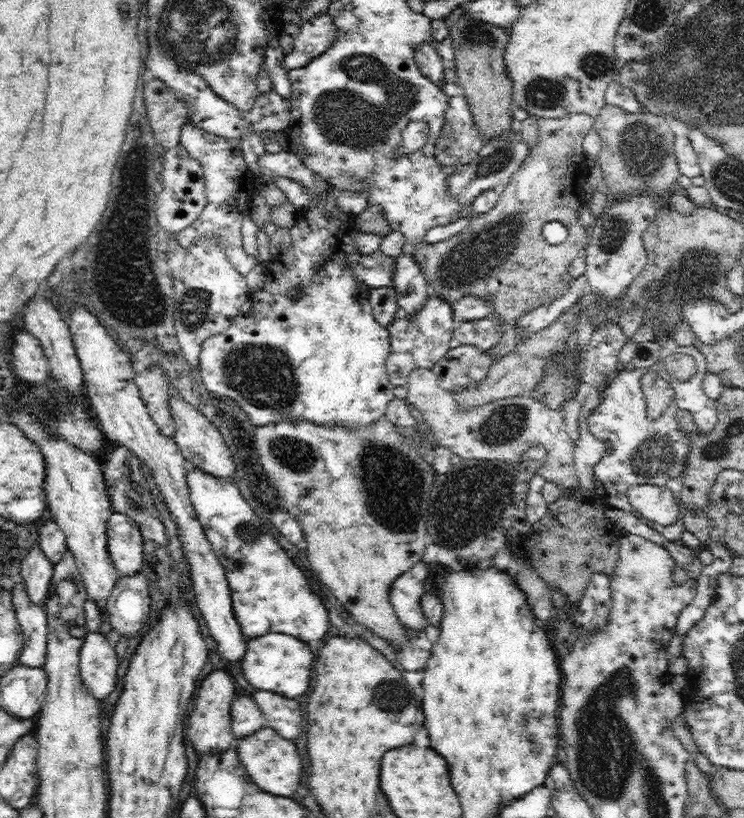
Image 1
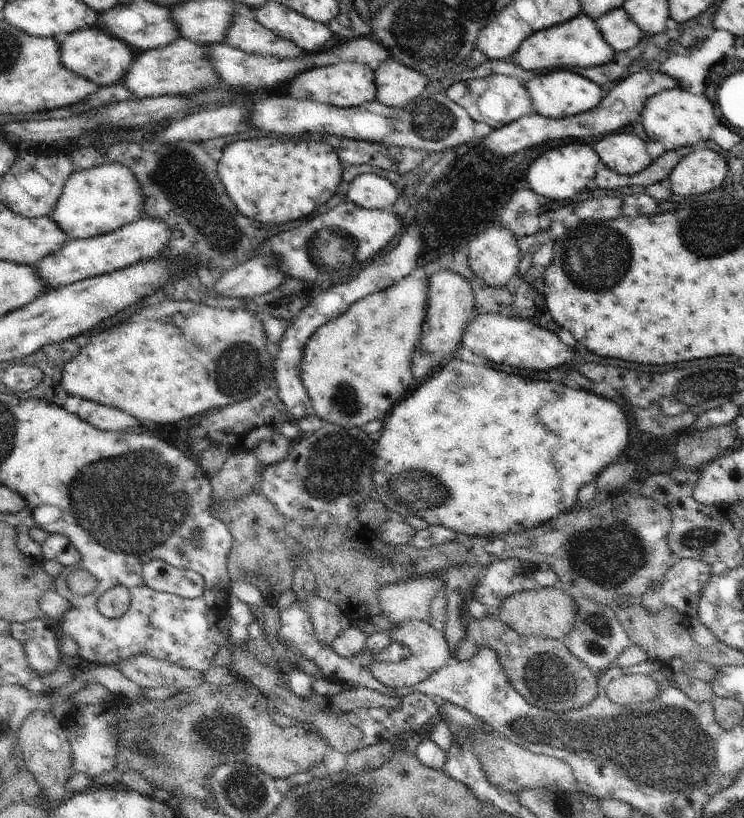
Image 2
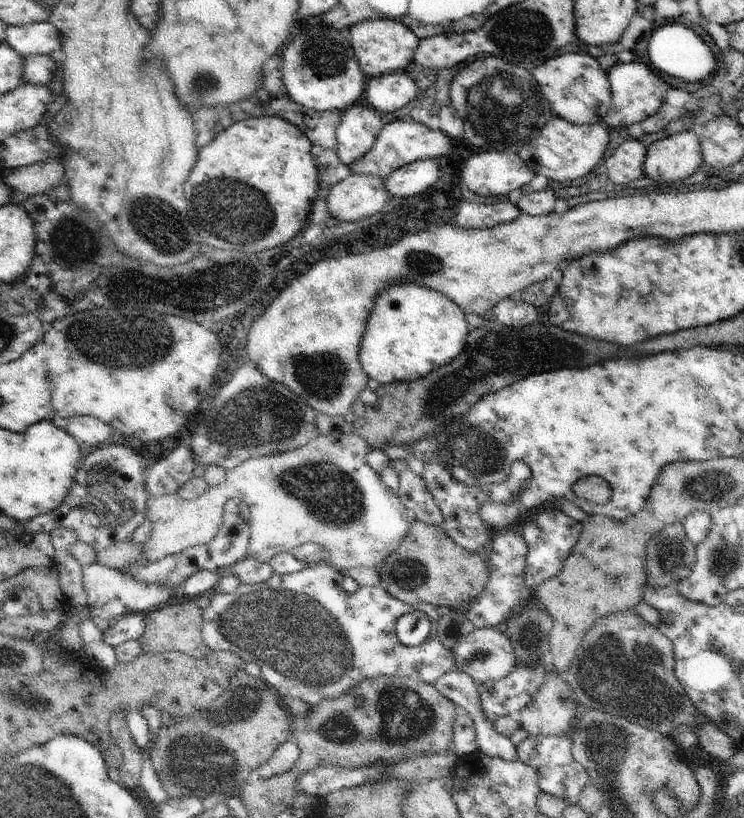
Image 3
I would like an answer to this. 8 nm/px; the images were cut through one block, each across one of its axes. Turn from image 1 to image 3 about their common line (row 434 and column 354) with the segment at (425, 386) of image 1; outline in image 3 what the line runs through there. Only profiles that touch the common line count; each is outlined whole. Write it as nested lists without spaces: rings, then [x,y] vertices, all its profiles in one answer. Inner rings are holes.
[[[336,428],[325,435],[319,434],[296,450],[276,456],[249,458],[239,467],[227,471],[226,480],[222,484],[209,487],[196,498],[182,499],[174,494],[150,497],[146,504],[146,519],[151,524],[151,533],[149,539],[141,544],[141,562],[155,563],[187,548],[208,545],[221,529],[226,502],[232,498],[241,498],[250,509],[250,549],[252,557],[258,562],[269,563],[277,554],[290,553],[297,546],[315,542],[320,545],[334,544],[334,548],[340,548],[336,550],[336,556],[346,554],[344,560],[332,560],[331,566],[336,566],[341,574],[347,574],[356,566],[380,570],[384,561],[400,548],[408,536],[413,516],[384,484],[380,473],[367,463],[367,455],[370,453],[370,446],[354,431],[345,433]]]

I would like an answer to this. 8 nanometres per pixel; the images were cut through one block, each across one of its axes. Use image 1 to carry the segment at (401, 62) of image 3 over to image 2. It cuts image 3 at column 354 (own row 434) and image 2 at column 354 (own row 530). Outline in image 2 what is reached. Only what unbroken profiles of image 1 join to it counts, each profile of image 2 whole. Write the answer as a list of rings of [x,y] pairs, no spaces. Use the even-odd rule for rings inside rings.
[[[342,61],[329,67],[306,71],[299,74],[290,86],[290,97],[293,99],[316,101],[343,109],[373,101],[375,94],[374,71],[369,66],[353,61]]]

